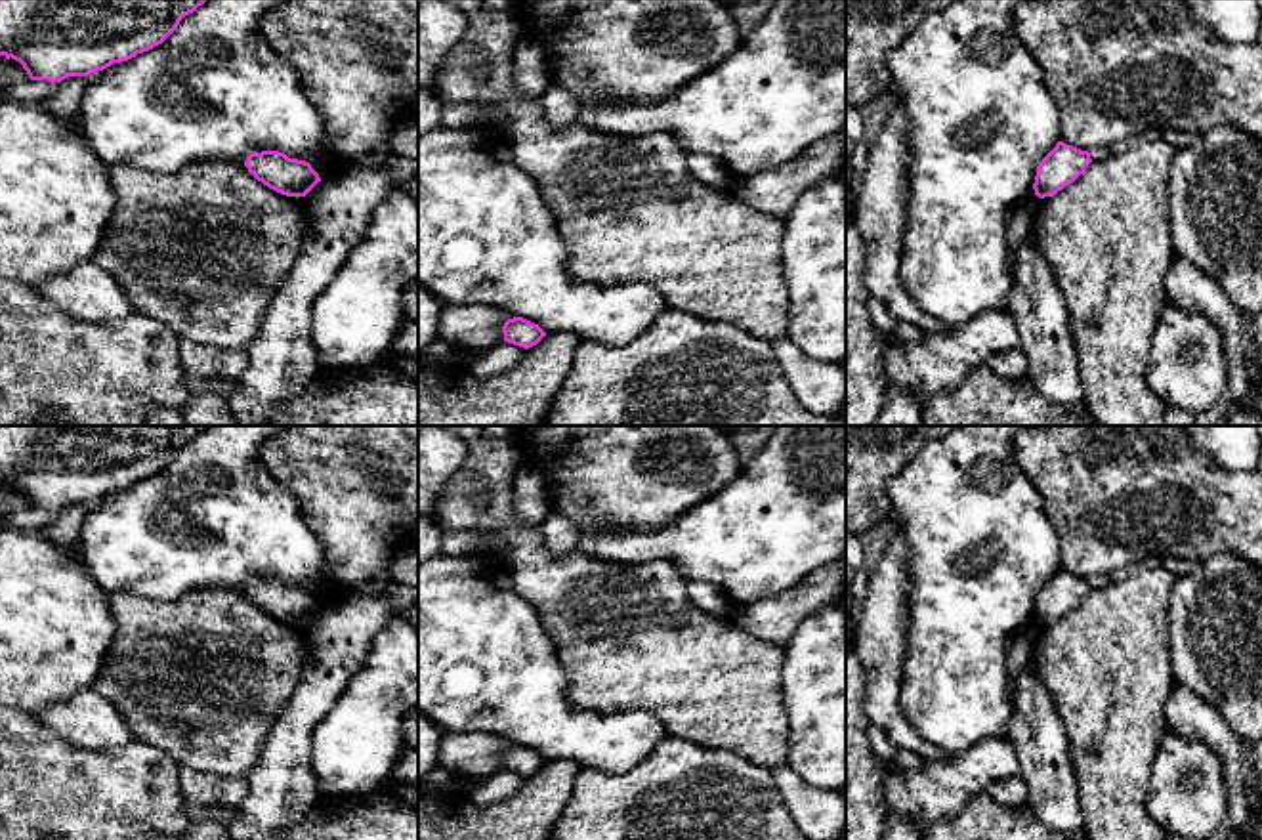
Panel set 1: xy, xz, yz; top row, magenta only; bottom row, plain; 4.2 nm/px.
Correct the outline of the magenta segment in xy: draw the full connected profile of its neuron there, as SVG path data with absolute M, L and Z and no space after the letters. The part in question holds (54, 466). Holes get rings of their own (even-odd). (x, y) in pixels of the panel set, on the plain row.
M0 426L0 483L23 493L31 508L88 504L162 472L208 426Z

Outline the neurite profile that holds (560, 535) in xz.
M552 514L538 527L550 554L565 556L577 550L580 533L569 519Z

